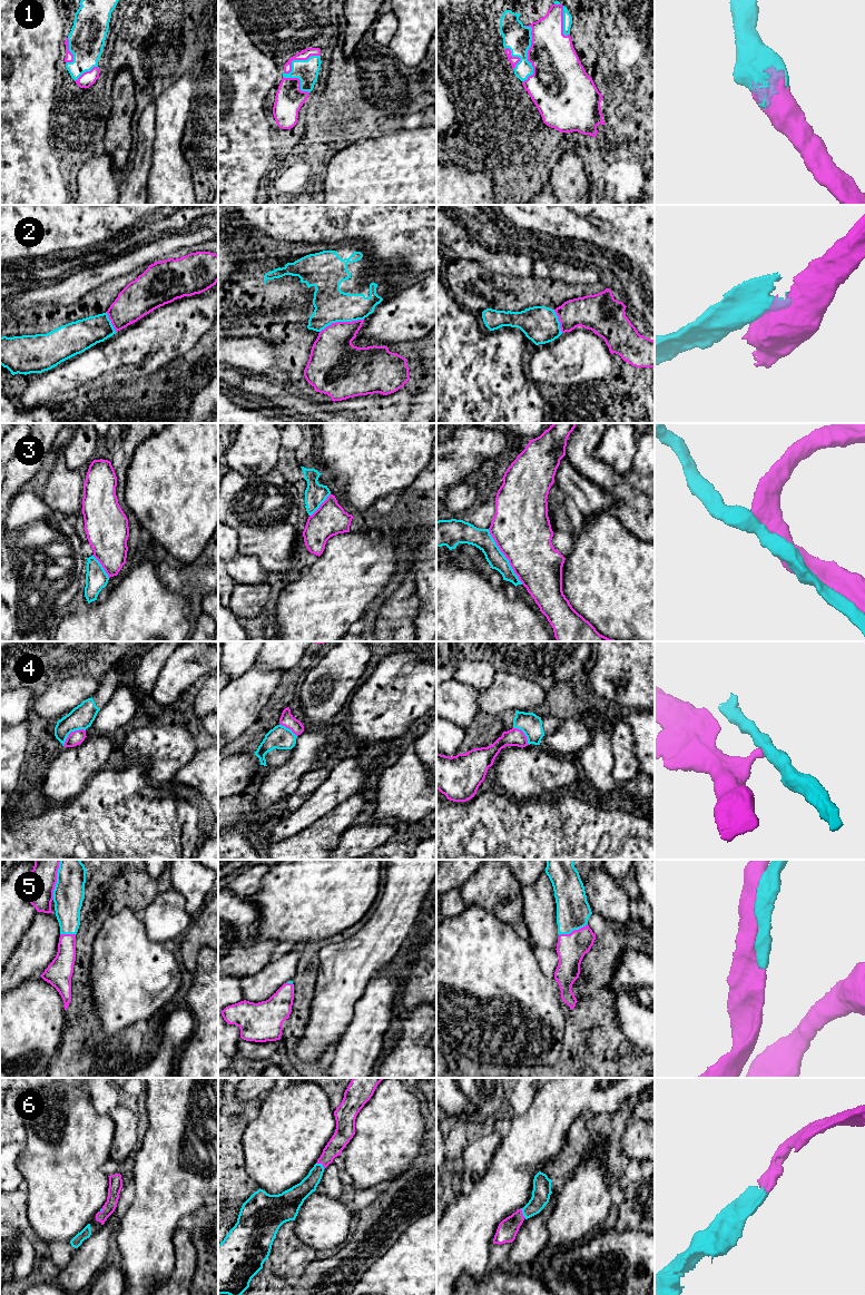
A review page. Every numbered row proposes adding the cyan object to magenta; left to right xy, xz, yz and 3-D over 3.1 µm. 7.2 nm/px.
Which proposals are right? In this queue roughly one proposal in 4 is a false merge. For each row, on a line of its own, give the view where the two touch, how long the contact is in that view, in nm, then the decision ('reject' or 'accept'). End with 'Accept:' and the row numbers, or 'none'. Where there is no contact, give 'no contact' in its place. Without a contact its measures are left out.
1: meets magenta in yz; contact 420 nm long; accept
2: meets magenta in xz; contact 340 nm long; reject
3: meets magenta in yz; contact 480 nm long; accept
4: meets magenta in xy; contact 200 nm long; reject
5: meets magenta in xy; contact 300 nm long; accept
6: meets magenta in xz; contact 80 nm long; accept
Accept: 1, 3, 5, 6

